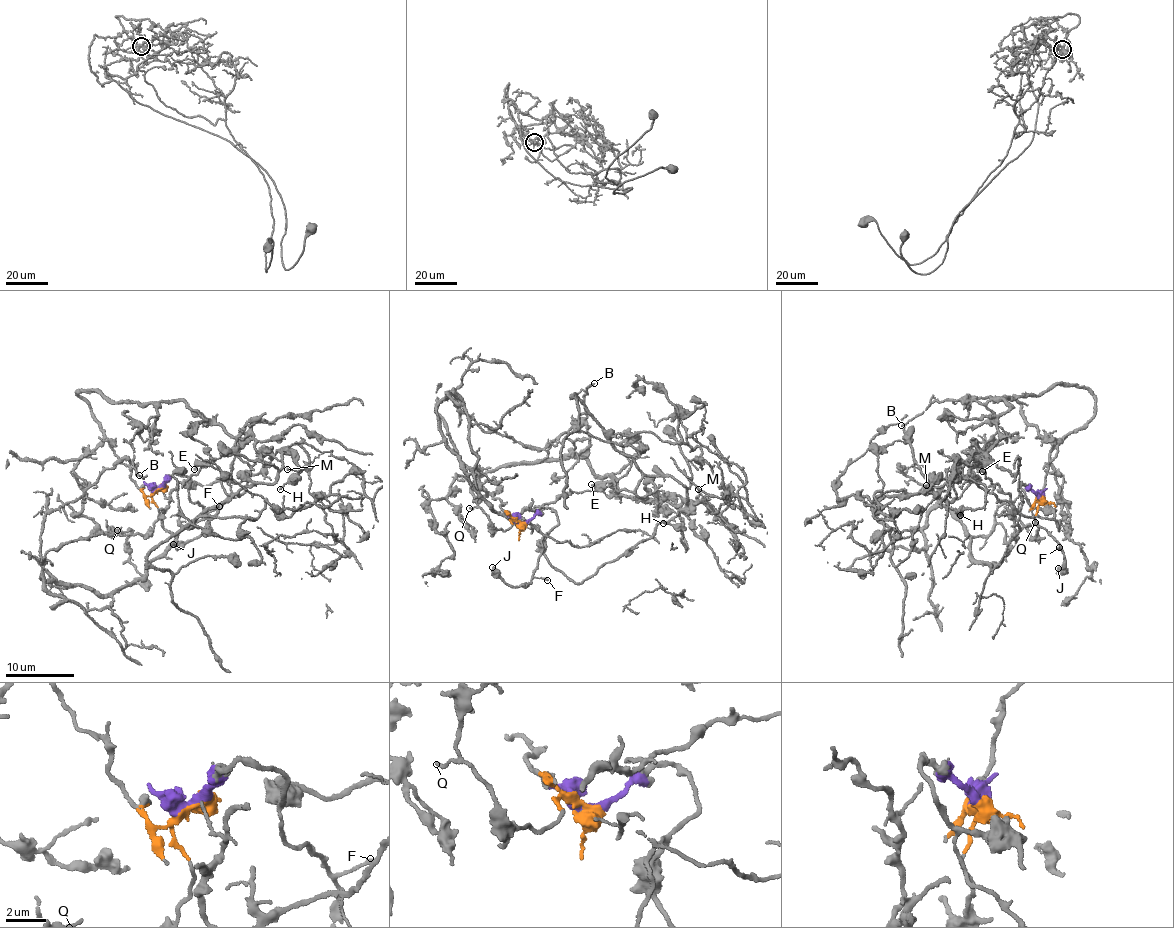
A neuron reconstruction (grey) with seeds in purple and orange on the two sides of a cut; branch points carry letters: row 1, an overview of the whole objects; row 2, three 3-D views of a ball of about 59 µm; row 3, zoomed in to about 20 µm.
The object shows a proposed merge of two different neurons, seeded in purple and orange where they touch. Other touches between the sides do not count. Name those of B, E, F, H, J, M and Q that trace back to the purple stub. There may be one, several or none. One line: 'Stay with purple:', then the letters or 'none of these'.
Stay with purple: E, F, H, J, M

